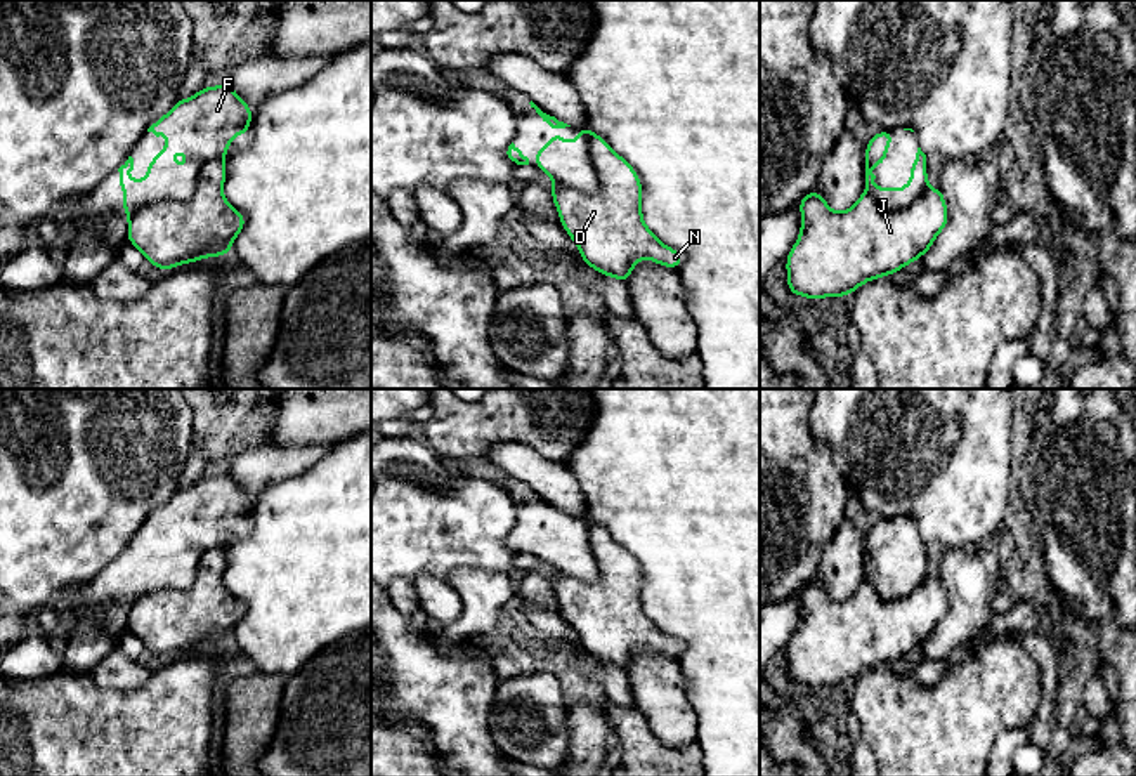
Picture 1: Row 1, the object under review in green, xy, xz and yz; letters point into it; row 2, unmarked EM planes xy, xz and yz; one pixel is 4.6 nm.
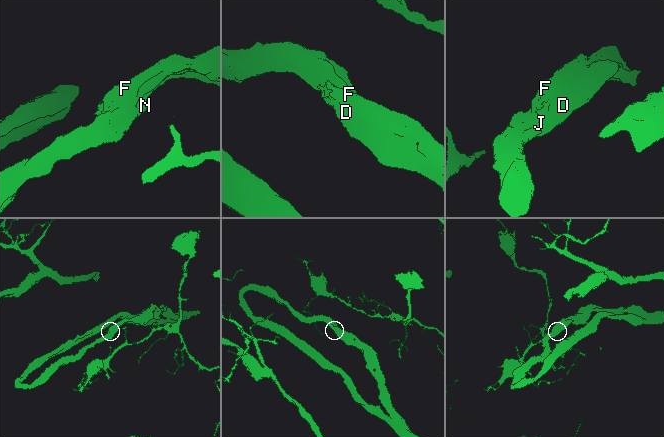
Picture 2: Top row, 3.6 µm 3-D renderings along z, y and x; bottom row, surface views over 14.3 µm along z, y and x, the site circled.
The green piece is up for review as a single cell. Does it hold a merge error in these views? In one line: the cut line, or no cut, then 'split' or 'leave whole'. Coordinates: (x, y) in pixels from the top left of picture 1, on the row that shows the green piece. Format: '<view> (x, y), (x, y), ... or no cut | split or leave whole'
no cut | leave whole

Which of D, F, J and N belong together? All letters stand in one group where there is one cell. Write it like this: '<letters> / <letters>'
D F J N

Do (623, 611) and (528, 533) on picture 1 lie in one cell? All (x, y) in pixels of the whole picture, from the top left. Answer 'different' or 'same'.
same

